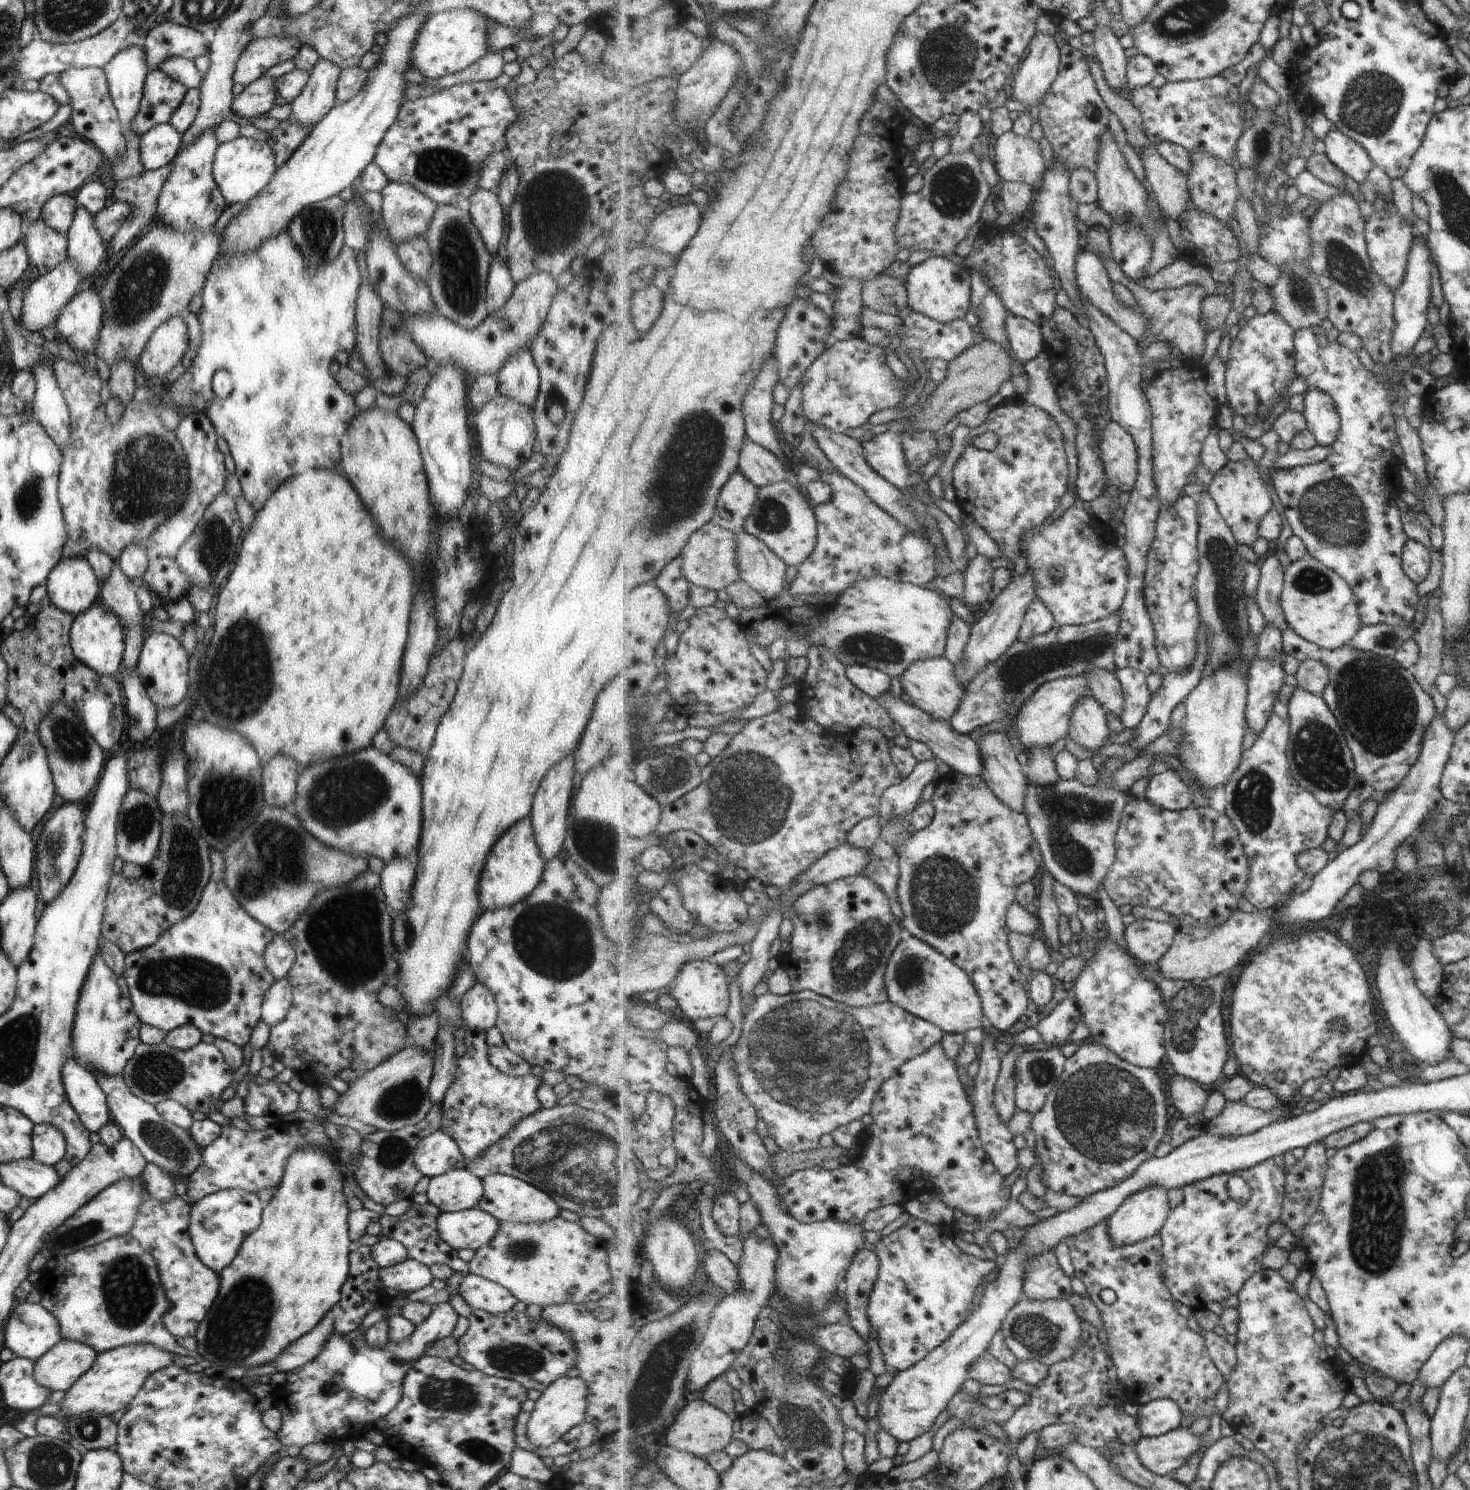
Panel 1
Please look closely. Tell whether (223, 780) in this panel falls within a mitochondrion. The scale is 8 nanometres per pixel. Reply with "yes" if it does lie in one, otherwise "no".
yes

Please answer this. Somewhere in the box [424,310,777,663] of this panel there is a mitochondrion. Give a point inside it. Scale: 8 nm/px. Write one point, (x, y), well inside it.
(678, 498)

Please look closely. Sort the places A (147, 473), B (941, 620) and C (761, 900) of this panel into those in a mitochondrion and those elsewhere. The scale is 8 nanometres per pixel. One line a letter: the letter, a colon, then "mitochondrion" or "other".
A: mitochondrion
B: other
C: other

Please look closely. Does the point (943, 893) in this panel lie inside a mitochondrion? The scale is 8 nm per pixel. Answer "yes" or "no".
yes

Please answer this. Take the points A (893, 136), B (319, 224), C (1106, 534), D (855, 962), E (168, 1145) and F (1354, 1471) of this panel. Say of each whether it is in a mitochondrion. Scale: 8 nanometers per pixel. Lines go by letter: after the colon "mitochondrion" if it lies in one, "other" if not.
A: other
B: mitochondrion
C: other
D: mitochondrion
E: mitochondrion
F: mitochondrion

